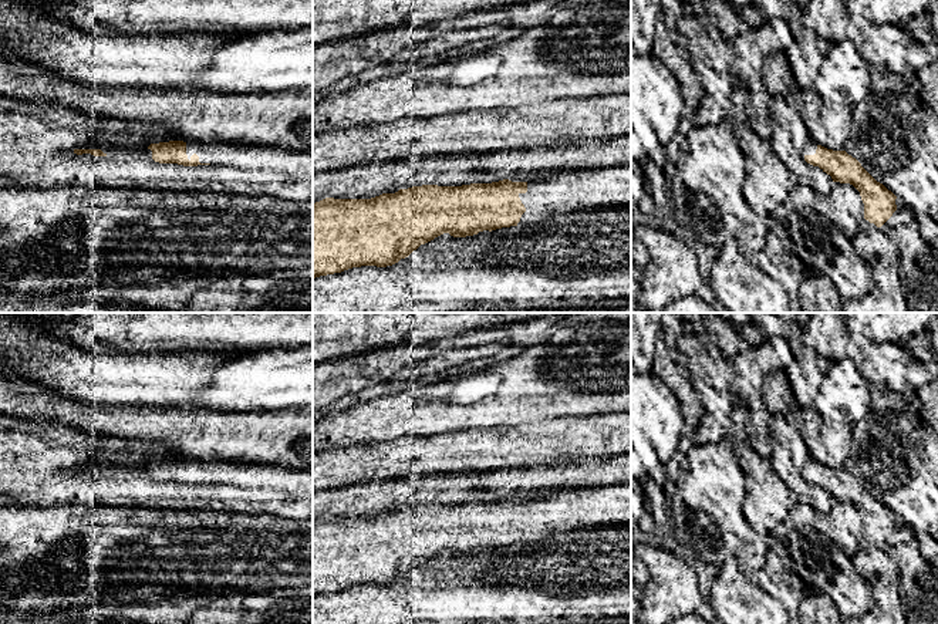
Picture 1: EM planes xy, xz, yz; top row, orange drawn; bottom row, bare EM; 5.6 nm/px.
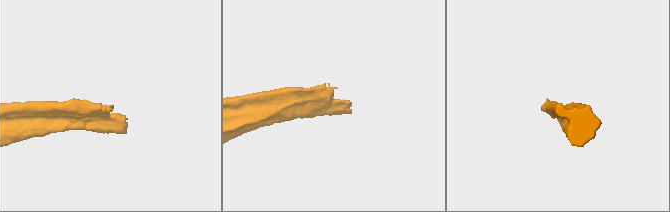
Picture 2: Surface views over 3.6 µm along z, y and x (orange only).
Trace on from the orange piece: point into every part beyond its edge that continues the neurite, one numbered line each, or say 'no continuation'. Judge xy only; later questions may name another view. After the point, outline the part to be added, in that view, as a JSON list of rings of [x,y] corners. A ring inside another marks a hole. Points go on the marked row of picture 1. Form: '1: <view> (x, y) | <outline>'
1: xy (297, 162) | [[[186,142],[186,155],[196,154],[200,163],[232,166],[254,172],[280,172],[293,178],[313,181],[313,148],[281,148],[271,145],[250,145],[233,142]]]

